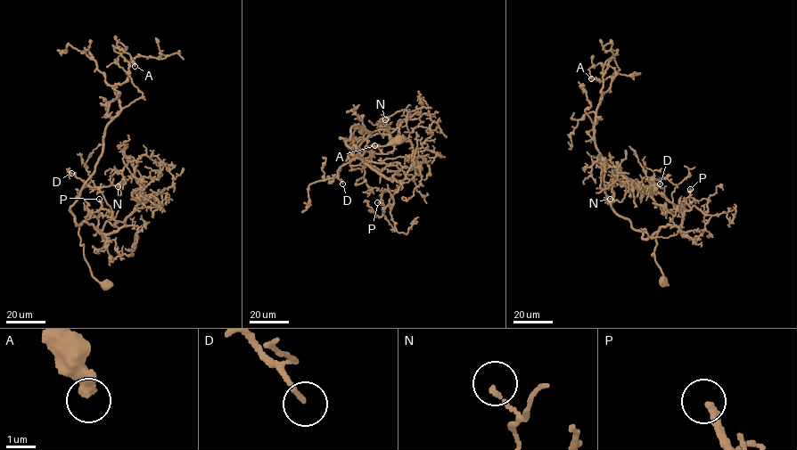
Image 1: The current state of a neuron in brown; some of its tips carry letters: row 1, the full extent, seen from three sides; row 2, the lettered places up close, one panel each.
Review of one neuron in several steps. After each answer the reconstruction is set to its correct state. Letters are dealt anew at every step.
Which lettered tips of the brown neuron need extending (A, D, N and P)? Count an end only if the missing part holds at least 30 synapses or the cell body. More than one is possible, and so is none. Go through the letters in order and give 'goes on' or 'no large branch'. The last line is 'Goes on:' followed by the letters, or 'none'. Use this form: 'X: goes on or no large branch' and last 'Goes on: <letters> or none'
A: no large branch
D: no large branch
N: no large branch
P: goes on
Goes on: P

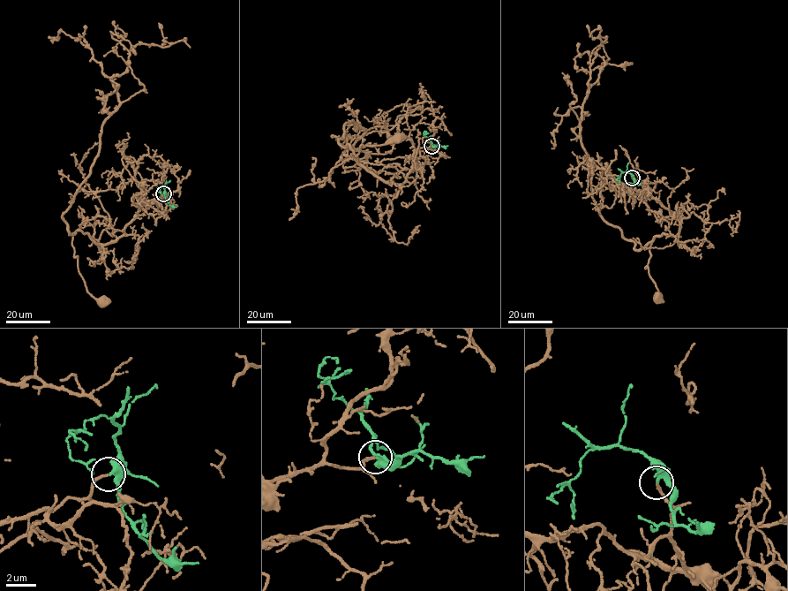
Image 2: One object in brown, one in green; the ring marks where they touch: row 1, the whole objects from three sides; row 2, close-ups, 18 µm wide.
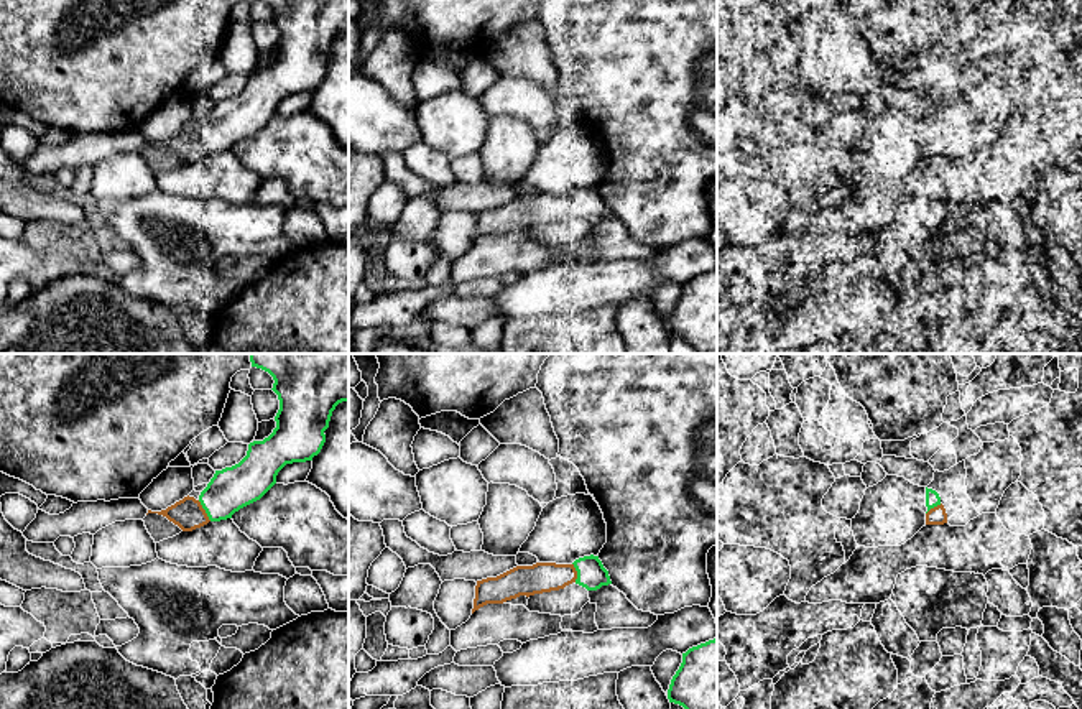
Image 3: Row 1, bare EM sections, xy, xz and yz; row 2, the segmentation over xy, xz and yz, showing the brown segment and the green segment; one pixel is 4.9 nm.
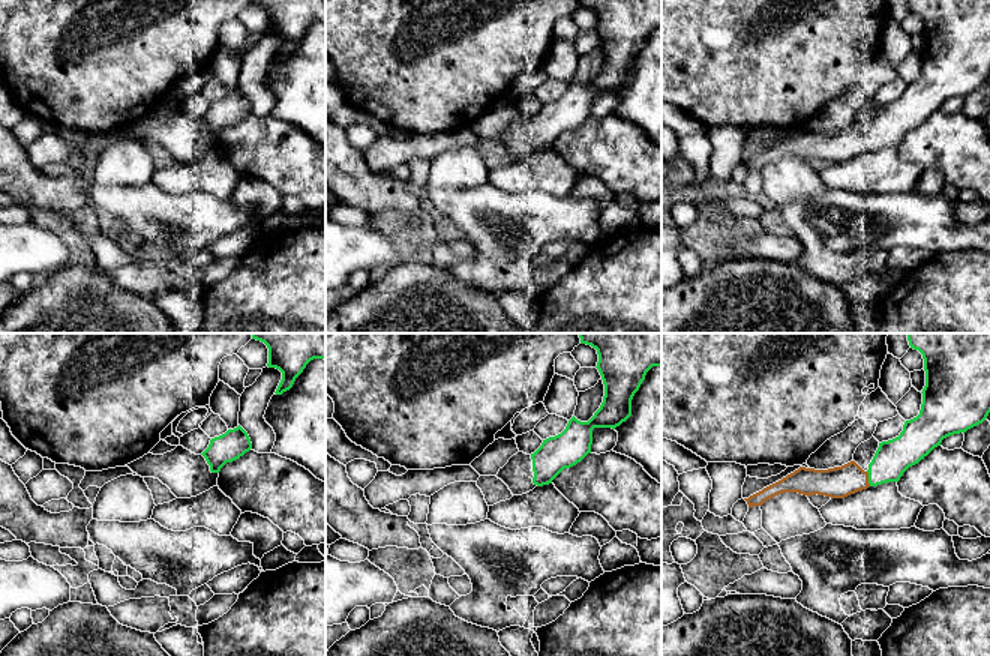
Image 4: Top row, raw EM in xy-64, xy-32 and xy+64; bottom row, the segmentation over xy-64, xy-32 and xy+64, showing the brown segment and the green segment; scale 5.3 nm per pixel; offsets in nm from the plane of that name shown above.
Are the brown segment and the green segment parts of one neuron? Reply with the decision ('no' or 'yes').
yes

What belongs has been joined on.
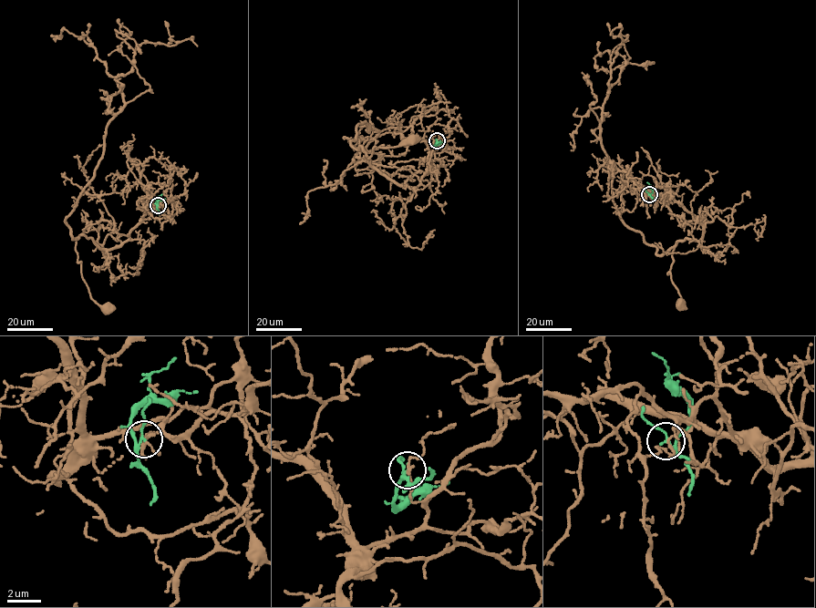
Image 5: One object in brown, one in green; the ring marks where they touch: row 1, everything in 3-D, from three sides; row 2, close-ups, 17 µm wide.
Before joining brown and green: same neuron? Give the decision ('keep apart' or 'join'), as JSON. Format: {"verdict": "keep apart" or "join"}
{"verdict": "keep apart"}

